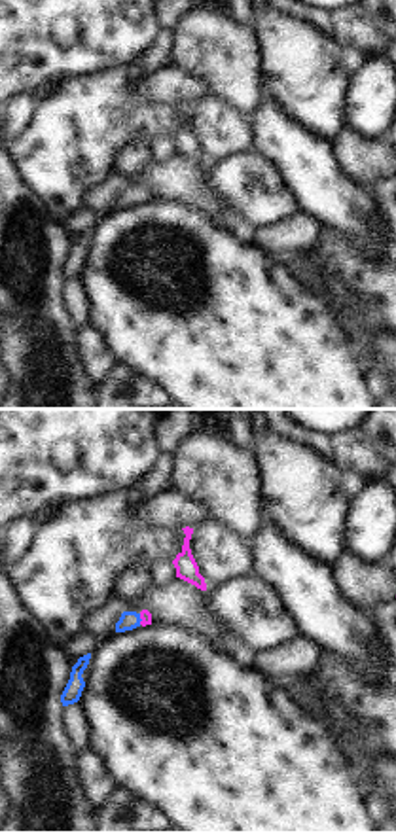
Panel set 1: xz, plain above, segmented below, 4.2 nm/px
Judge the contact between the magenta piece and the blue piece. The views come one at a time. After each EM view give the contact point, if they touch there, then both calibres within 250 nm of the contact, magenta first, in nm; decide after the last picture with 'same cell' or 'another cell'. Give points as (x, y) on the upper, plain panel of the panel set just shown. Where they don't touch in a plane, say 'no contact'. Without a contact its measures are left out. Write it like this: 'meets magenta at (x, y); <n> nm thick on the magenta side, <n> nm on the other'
meets magenta at (141, 194); 50 nm thick on the magenta side, 80 nm on the other

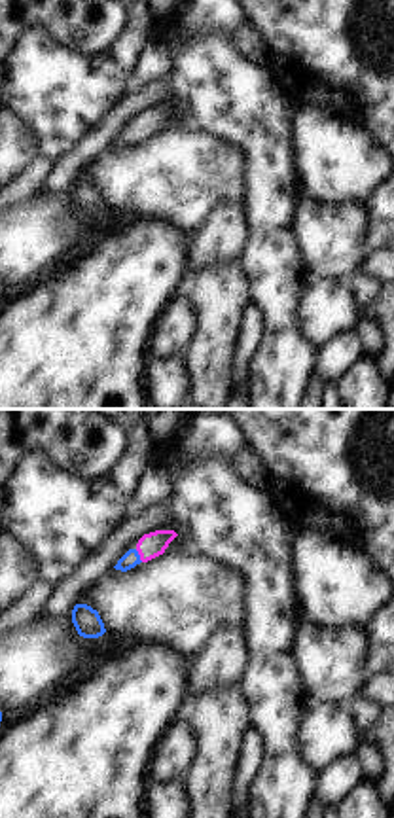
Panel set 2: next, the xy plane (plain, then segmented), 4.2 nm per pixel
meets magenta at (139, 129); 110 nm thick on the magenta side, 70 nm on the other

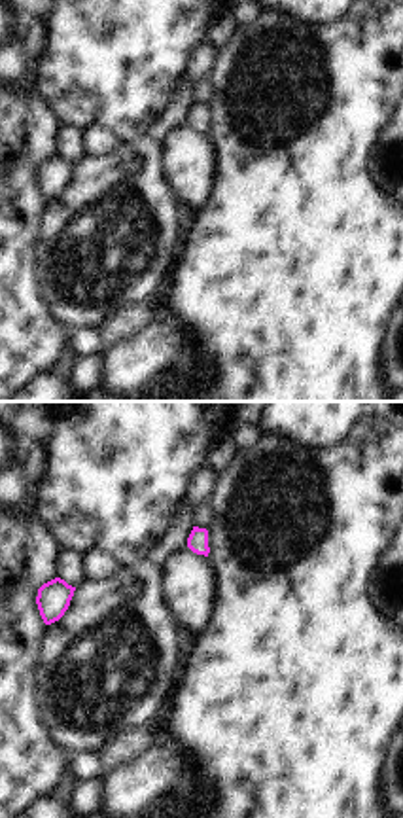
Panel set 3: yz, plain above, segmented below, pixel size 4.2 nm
no contact

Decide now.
same cell

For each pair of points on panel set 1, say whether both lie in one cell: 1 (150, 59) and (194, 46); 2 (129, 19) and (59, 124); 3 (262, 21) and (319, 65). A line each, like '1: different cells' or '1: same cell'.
1: different cells
2: different cells
3: same cell

